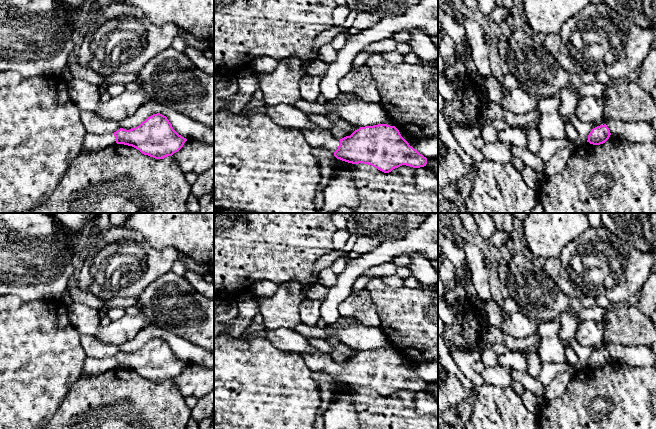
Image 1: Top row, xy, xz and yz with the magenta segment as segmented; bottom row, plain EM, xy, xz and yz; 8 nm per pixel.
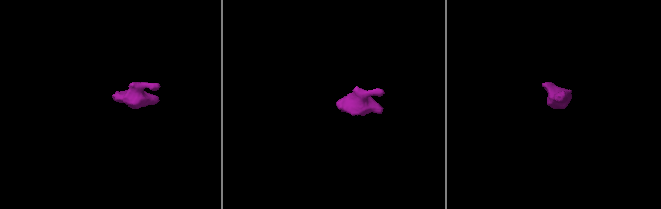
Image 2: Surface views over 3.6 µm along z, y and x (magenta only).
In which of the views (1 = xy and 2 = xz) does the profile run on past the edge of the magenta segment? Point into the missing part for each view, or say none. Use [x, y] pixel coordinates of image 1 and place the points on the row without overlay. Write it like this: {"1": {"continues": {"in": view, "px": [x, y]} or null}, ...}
{"1": {"continues": {"in": "xy", "px": [92, 366]}}, "2": {"continues": {"in": "xz", "px": [316, 360]}}}

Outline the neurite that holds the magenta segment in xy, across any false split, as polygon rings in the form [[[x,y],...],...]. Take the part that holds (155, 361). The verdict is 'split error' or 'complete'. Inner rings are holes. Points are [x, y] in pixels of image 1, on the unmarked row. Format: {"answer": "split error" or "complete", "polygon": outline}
{"answer": "split error", "polygon": [[[157,337],[130,354],[120,352],[114,357],[101,359],[86,356],[82,376],[124,368],[136,372],[144,379],[163,383],[178,376],[186,365],[173,353],[166,340]]]}

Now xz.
{"answer": "split error", "polygon": [[[318,350],[300,355],[311,371],[324,371],[331,375],[338,388],[363,387],[384,397],[402,389],[420,392],[427,388],[427,382],[410,370],[395,350],[360,351],[340,364],[333,362],[330,354]]]}

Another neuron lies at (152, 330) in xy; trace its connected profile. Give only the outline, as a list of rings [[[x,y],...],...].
[[[149,323],[137,335],[120,347],[120,352],[130,354],[139,350],[153,338],[160,337],[167,341],[173,353],[186,363],[196,363],[214,369],[214,352],[191,343],[185,338],[163,330],[160,326]]]

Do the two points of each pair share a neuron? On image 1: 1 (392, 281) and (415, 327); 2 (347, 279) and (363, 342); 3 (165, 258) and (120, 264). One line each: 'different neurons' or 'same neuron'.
1: different neurons
2: different neurons
3: same neuron

